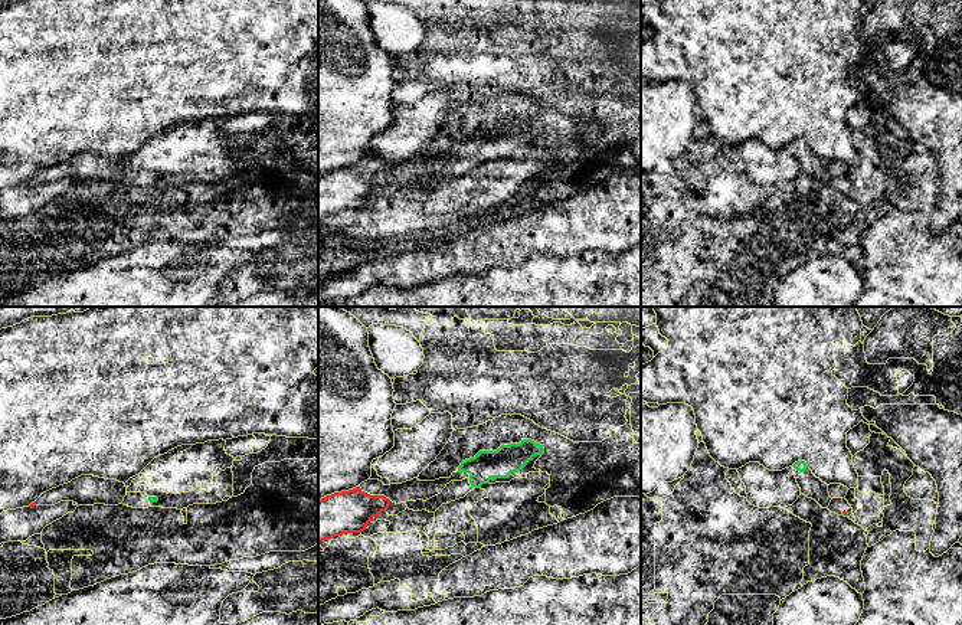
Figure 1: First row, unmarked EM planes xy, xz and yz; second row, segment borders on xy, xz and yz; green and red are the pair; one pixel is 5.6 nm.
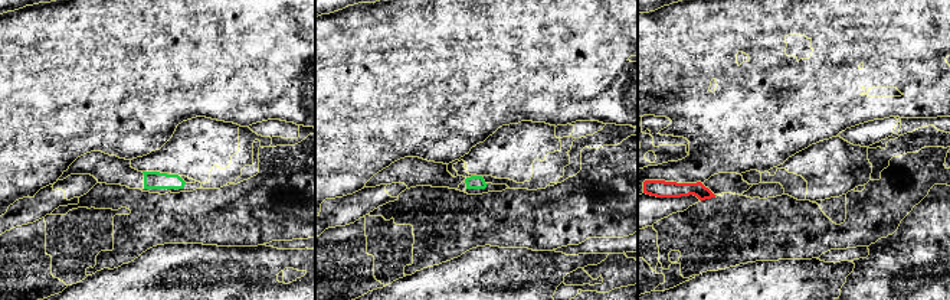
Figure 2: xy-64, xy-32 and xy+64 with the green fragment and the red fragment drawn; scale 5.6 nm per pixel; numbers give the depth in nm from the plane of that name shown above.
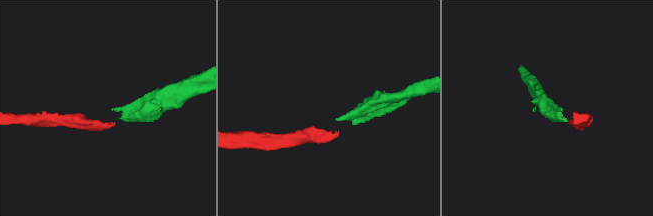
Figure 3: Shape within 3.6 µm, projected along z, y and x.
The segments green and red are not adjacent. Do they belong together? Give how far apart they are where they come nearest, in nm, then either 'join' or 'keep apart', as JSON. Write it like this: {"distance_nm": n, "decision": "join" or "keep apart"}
{"distance_nm": 420, "decision": "join"}

